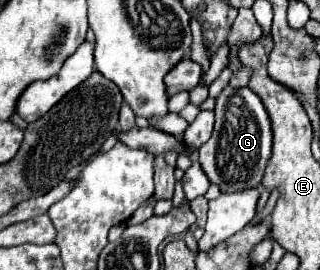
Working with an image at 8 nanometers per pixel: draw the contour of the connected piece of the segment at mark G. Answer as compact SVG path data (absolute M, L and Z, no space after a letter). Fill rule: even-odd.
M225 87L217 97L215 129L211 139L199 149L199 163L211 183L217 183L223 193L259 187L265 165L271 157L271 123L261 99L249 89Z

